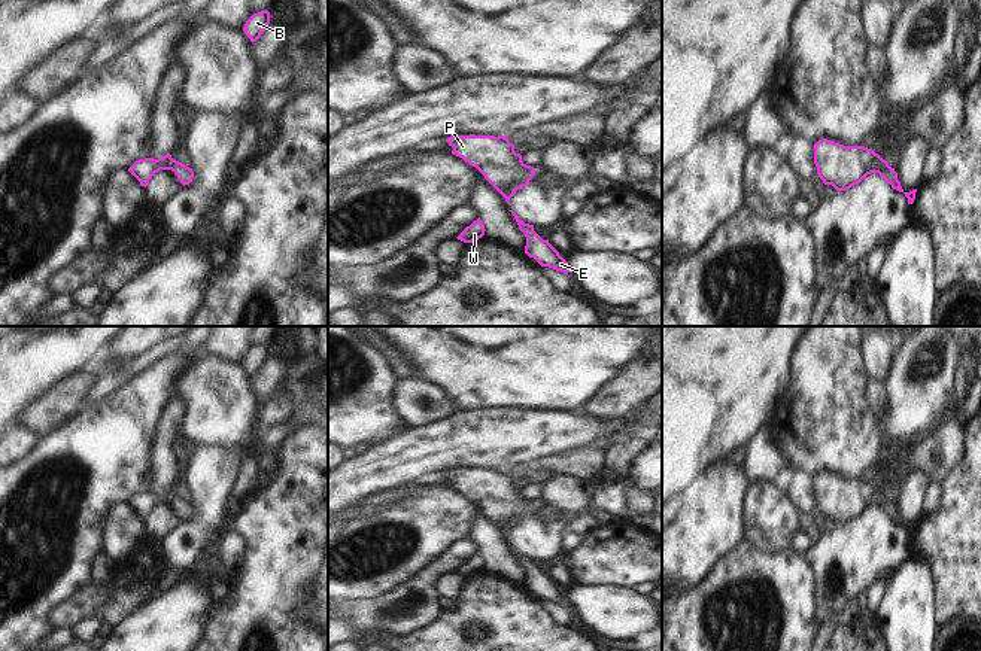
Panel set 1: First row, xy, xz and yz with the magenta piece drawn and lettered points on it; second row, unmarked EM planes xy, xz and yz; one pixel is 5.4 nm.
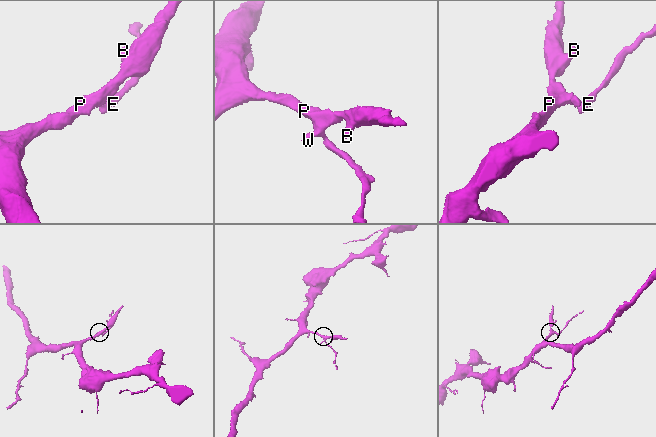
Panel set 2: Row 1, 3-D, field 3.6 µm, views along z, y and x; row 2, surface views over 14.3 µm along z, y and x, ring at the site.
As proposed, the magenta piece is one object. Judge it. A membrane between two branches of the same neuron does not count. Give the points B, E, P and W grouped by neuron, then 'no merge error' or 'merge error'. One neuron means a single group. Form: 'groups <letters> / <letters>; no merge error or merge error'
groups B E P W; no merge error

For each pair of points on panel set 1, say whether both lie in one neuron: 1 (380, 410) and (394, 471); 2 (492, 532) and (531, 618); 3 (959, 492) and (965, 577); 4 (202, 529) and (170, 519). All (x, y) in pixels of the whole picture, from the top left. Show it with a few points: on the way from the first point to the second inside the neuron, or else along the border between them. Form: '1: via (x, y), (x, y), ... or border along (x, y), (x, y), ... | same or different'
1: border along (410, 426), (404, 432), (370, 447) | different
2: border along (485, 568), (524, 586) | different
3: via (965, 513), (965, 556) | same
4: border along (184, 520), (161, 540) | different

